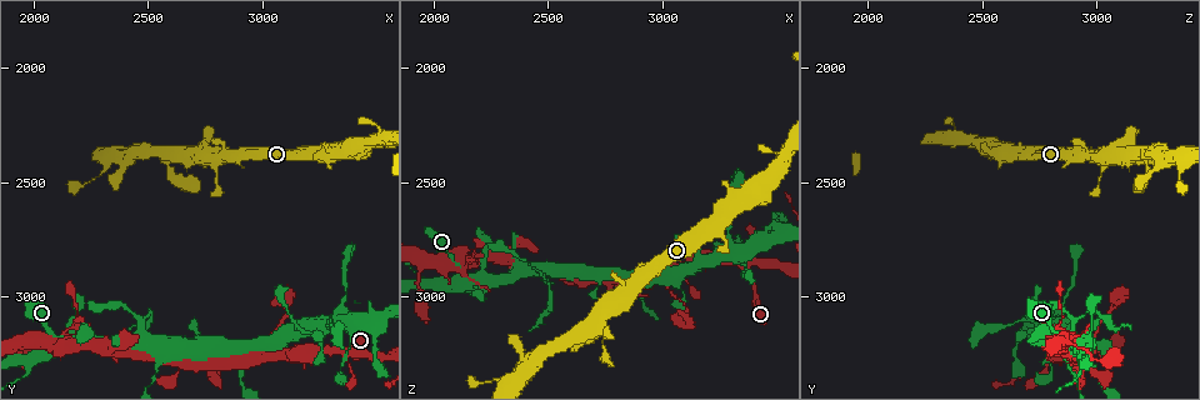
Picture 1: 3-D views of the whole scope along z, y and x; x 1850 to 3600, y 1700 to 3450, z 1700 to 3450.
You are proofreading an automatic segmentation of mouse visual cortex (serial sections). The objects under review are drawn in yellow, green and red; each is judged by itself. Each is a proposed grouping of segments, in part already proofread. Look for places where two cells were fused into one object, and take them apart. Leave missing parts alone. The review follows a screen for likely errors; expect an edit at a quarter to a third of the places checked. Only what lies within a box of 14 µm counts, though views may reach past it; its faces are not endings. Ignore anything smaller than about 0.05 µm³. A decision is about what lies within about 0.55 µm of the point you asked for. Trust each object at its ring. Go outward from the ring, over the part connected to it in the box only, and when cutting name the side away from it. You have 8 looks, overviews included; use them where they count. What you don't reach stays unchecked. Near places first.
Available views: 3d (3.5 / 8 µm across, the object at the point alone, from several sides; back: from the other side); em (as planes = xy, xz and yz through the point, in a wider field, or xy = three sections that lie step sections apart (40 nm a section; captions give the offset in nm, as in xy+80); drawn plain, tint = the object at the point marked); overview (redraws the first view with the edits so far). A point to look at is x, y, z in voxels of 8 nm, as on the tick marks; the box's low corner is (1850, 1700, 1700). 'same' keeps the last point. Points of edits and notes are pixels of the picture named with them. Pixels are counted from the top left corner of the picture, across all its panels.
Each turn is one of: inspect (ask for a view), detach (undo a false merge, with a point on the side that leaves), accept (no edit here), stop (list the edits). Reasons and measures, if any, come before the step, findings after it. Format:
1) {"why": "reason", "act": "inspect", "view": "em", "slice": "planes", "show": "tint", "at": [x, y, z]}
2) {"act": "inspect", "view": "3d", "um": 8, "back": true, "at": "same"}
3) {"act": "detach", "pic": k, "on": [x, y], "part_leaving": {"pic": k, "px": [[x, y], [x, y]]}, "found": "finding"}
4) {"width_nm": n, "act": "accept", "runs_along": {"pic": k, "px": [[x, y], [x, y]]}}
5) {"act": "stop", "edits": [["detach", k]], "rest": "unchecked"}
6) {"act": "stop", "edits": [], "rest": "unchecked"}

{"why": "abrupt turn", "act": "inspect", "view": "3d", "um": 3.5, "at": [2570, 3240, 2880]}

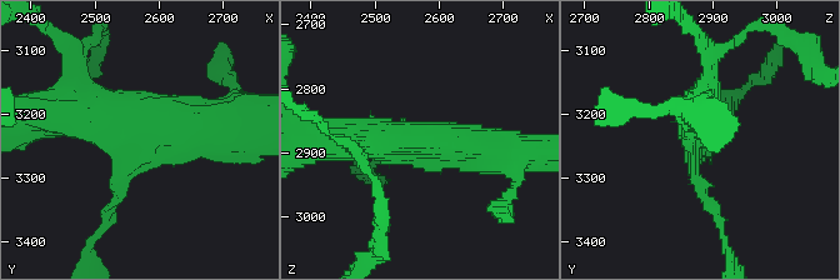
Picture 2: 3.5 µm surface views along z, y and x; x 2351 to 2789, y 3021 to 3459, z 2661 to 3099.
{"arms": 3, "arm_widths_nm": [150, 500, 600], "why": "now the EM", "act": "inspect", "view": "em", "slice": "xy", "step": 1, "show": "plain", "at": [2580, 3245, 2875]}

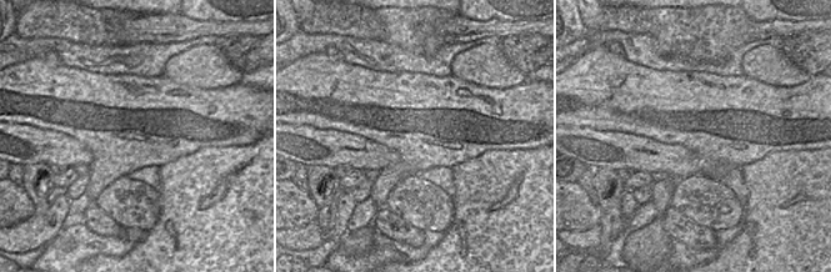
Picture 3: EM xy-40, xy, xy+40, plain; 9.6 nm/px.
{"why": "with the object marked", "act": "inspect", "view": "em", "slice": "xy", "step": 1, "show": "tint", "at": "same"}

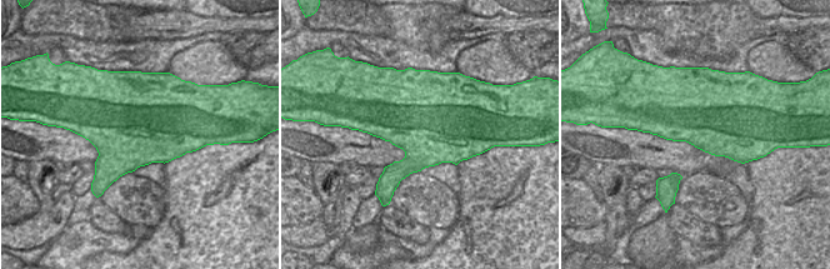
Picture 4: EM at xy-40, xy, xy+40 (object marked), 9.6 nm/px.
{"act": "accept", "runs_along": {"pic": 2, "px": [[61, 111], [126, 124], [230, 128]]}, "found": "one cell here"}

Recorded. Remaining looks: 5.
{"why": "a narrow waist", "act": "inspect", "view": "em", "slice": "xy", "step": 3, "show": "tint", "at": [3180, 3150, 2720]}

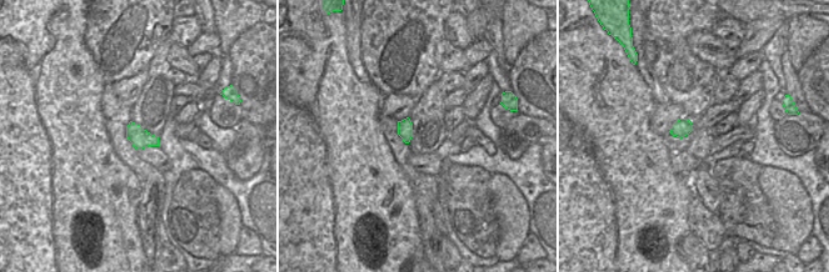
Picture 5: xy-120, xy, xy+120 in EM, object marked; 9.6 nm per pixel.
{"why": "wider look", "act": "inspect", "view": "3d", "um": 3.5, "back": true, "at": "same"}

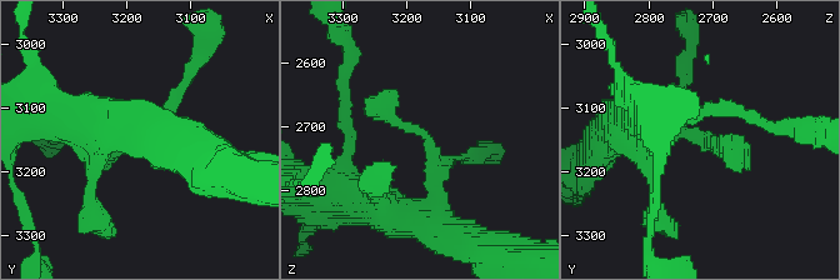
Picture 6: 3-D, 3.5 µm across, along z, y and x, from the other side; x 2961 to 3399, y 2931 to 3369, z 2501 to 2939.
{"act": "accept", "found": "continuous, no second cell"}

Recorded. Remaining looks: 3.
{"why": "two arms in line, one across", "act": "inspect", "view": "em", "slice": "xy", "step": 3, "show": "tint", "at": [1990, 3290, 2930]}

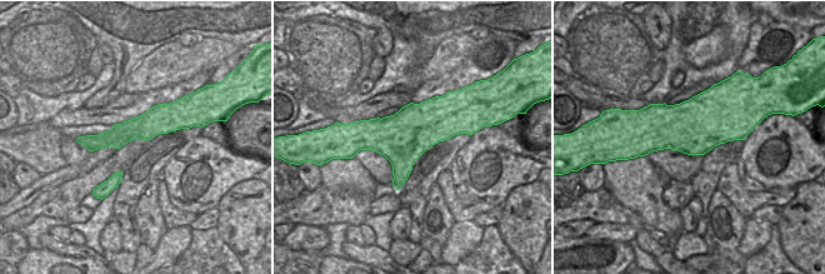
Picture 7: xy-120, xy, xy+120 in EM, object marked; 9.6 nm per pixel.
{"act": "inspect", "view": "3d", "um": 3.5, "at": "same"}

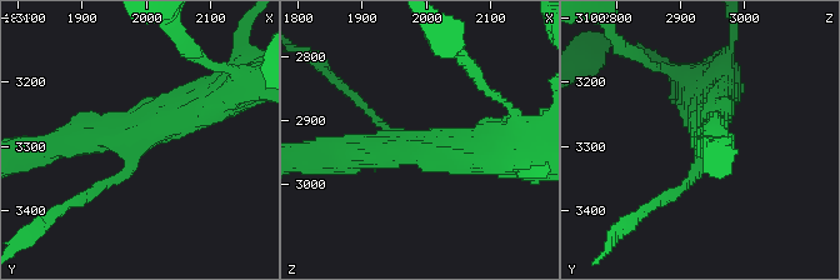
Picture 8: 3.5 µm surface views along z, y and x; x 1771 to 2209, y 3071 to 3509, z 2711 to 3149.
{"arms": 3, "arm_widths_nm": [100, 400, 450], "act": "detach", "pic": 8, "on": [96, 190], "part_leaving": {"pic": 8, "px": [[133, 160], [51, 223]]}, "found": "two cells meet here"}

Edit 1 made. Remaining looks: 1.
{"act": "stop", "edits": [["detach", 8]], "rest": "unchecked"}

